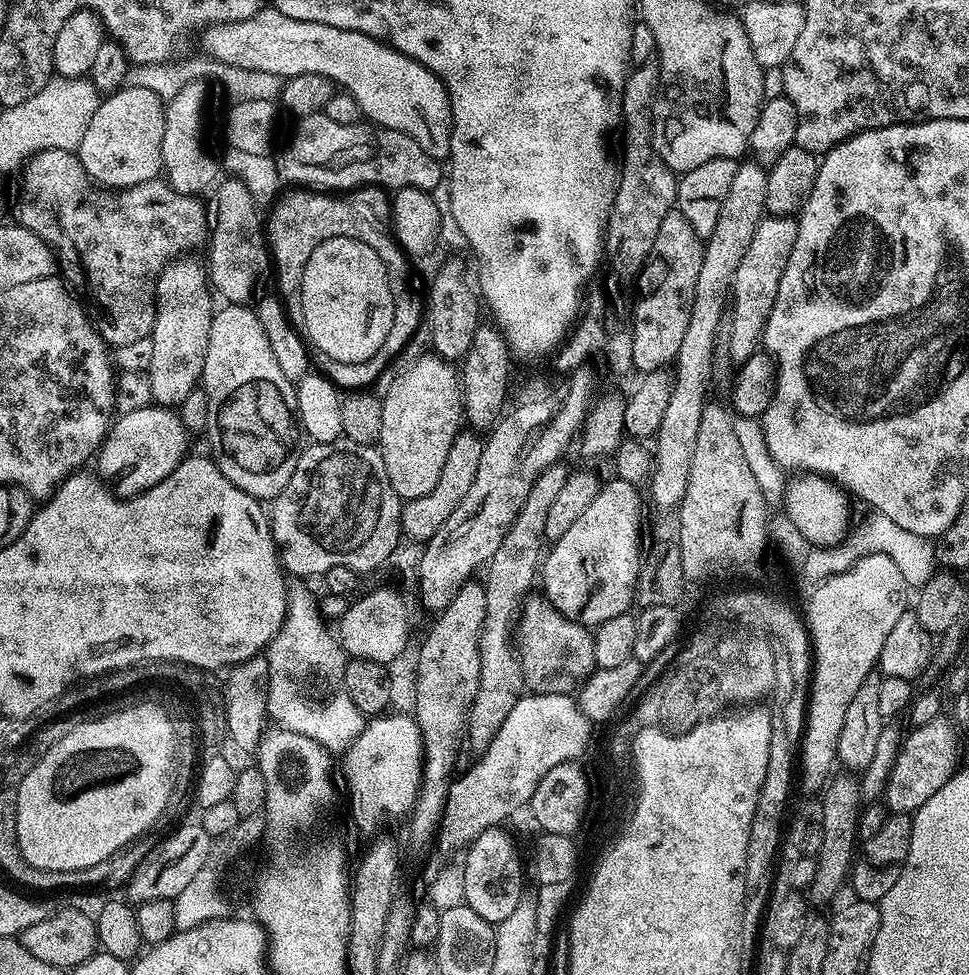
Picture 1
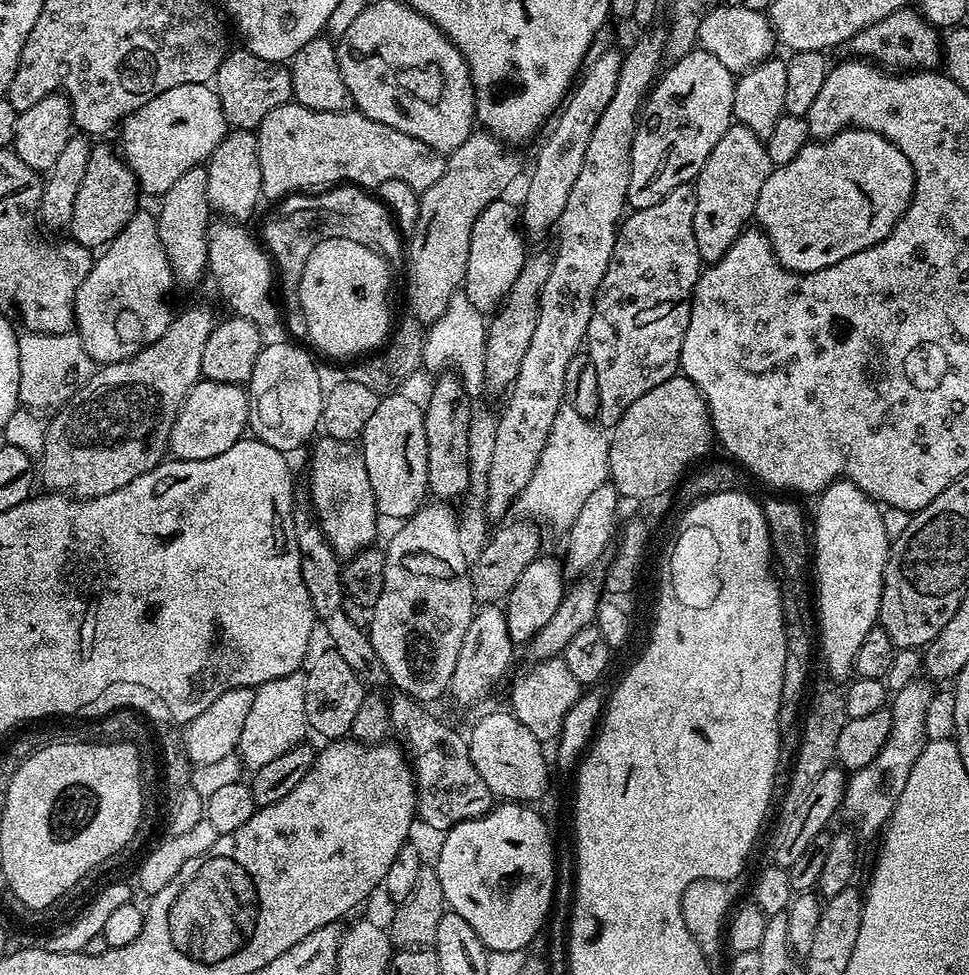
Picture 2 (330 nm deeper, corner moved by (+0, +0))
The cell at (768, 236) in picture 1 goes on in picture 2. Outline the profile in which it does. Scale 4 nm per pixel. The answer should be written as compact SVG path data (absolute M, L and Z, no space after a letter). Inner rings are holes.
M845 128L833 131L829 136L832 136L829 140L813 139L806 146L802 146L802 150L798 150L794 162L786 162L773 167L762 185L761 193L758 194L754 215L755 223L770 242L776 260L783 268L789 268L791 272L821 272L842 262L842 258L850 258L850 254L858 254L858 250L866 250L878 242L882 242L894 231L902 214L906 214L912 201L912 191L916 189L916 175L910 166L910 158L906 158L906 154L902 154L902 150L898 150L898 146L894 146L894 142L890 142L882 134L871 132L865 128Z

